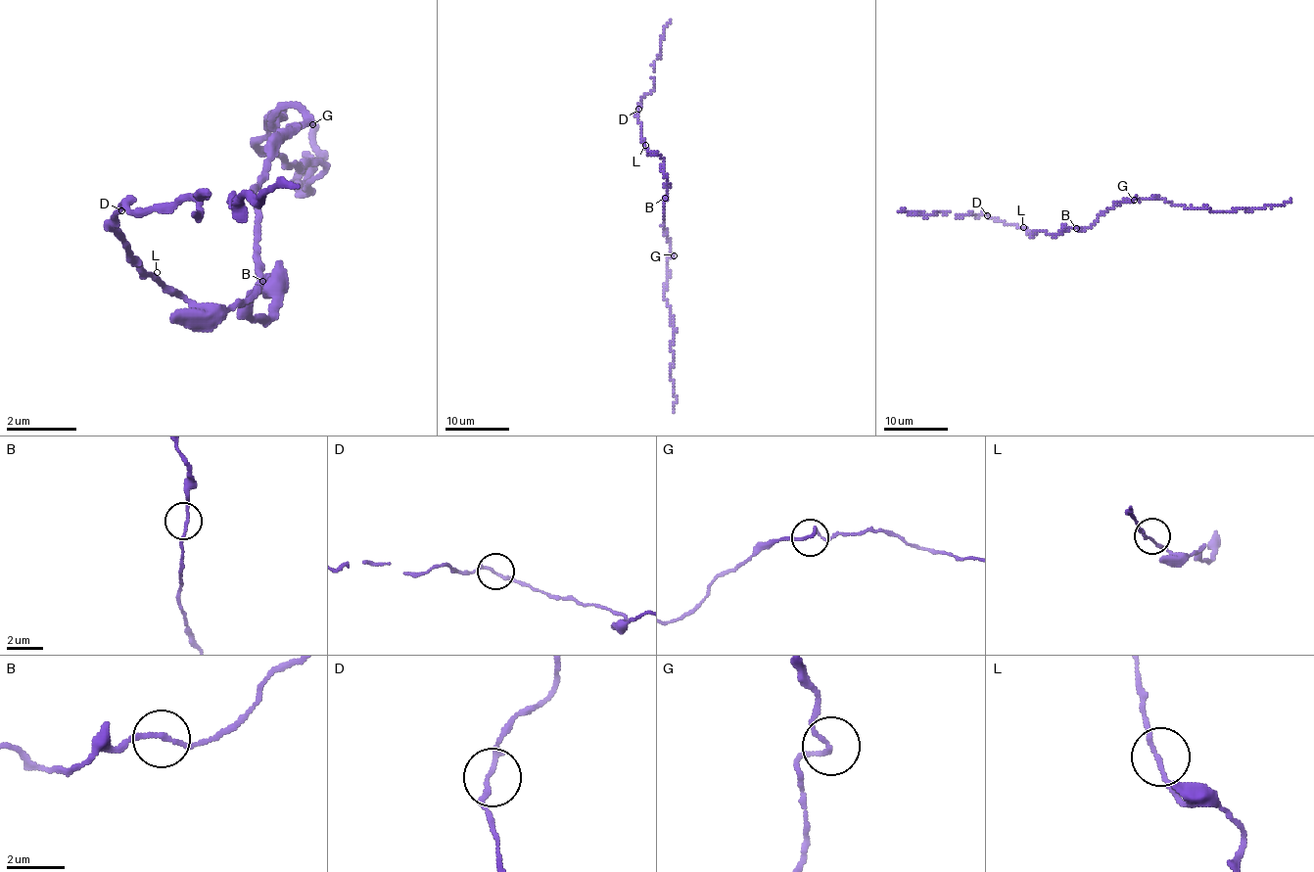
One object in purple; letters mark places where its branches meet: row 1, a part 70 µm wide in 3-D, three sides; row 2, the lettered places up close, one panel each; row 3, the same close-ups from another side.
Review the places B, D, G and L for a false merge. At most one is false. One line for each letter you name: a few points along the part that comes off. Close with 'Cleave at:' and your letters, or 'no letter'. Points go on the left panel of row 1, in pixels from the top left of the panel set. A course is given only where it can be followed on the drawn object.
Cleave at: no letter

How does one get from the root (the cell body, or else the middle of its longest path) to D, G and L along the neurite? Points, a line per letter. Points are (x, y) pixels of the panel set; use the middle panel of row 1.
D: (663, 212), (666, 199), (663, 160), (658, 156), (652, 156), (643, 143), (637, 115), (638, 109)
G: (663, 212), (665, 235), (675, 255)
L: (663, 212), (666, 199), (663, 160), (658, 156), (652, 156), (645, 145)

